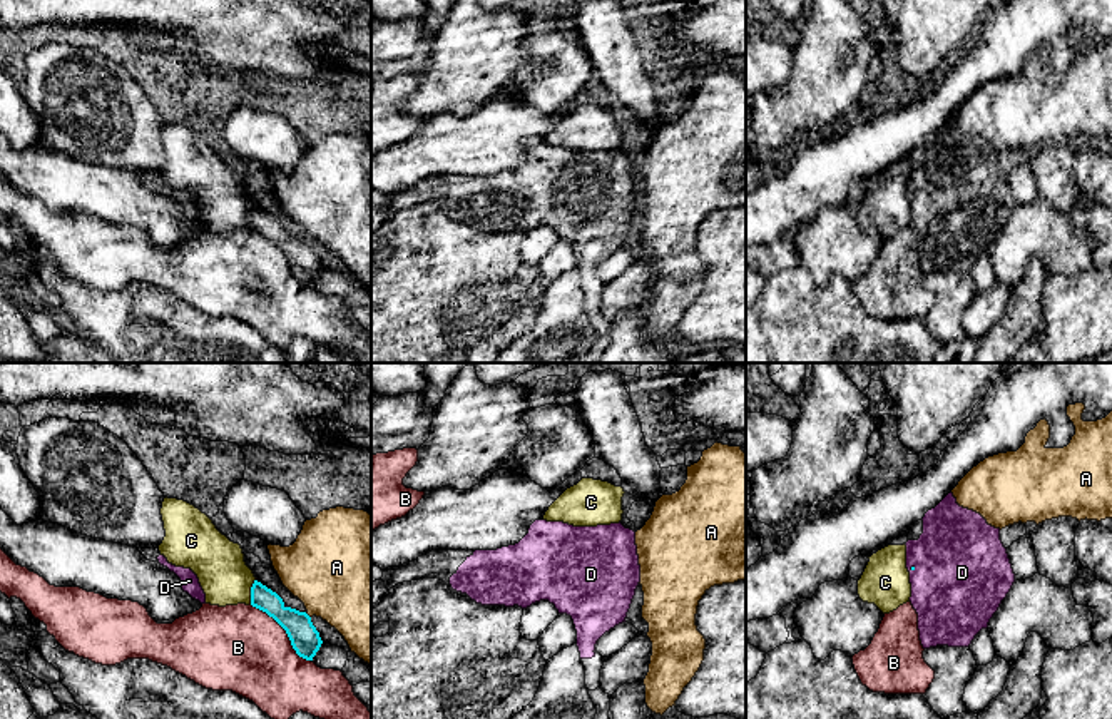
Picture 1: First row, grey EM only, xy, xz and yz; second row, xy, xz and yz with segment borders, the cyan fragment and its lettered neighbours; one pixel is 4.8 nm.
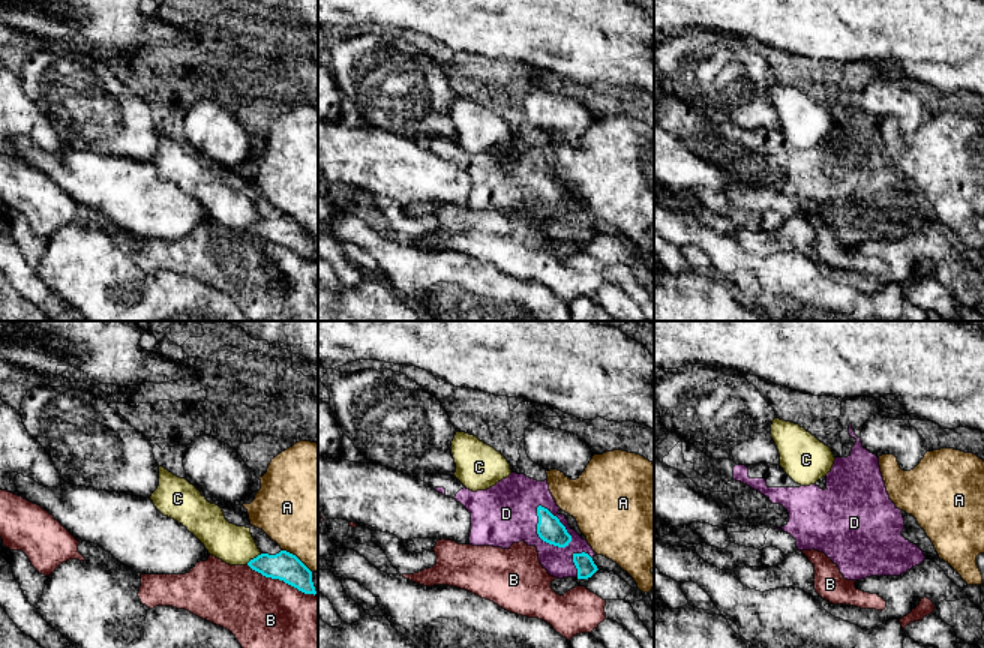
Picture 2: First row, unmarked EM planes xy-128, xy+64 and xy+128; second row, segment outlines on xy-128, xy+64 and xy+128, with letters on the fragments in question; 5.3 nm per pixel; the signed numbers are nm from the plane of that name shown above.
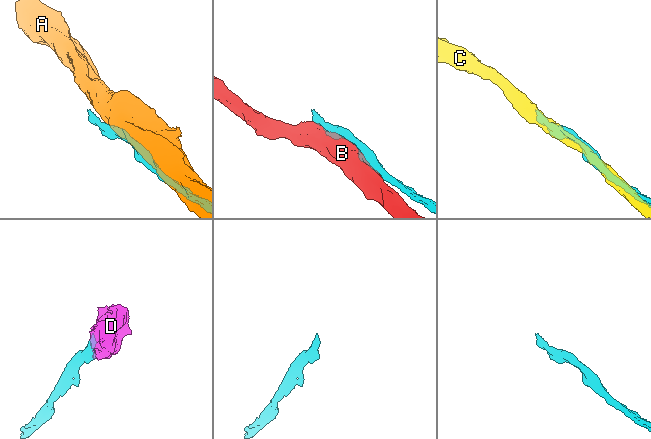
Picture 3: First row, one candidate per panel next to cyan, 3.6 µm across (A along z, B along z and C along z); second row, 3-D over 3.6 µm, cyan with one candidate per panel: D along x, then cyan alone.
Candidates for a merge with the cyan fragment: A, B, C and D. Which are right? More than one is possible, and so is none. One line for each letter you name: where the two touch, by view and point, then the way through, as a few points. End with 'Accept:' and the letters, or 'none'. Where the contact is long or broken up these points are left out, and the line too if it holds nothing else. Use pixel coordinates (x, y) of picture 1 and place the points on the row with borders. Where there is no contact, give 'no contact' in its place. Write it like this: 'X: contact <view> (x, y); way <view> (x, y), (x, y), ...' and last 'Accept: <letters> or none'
D: contact yz (912, 569)
Accept: D

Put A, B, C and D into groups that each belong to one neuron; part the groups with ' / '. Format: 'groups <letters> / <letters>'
groups A / B / C / D

